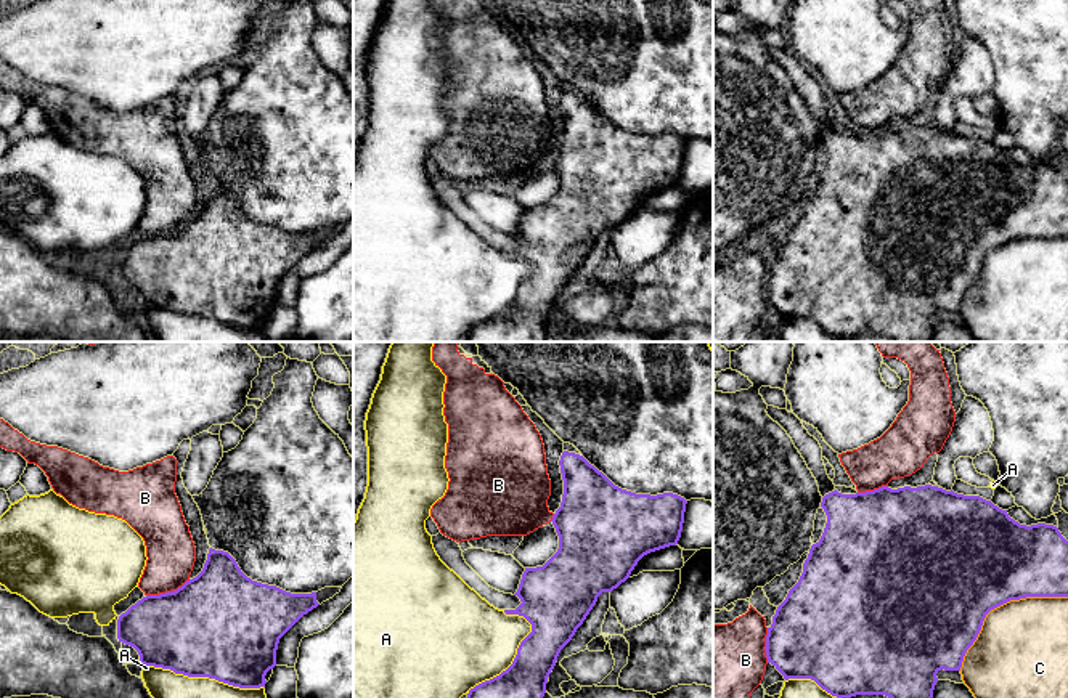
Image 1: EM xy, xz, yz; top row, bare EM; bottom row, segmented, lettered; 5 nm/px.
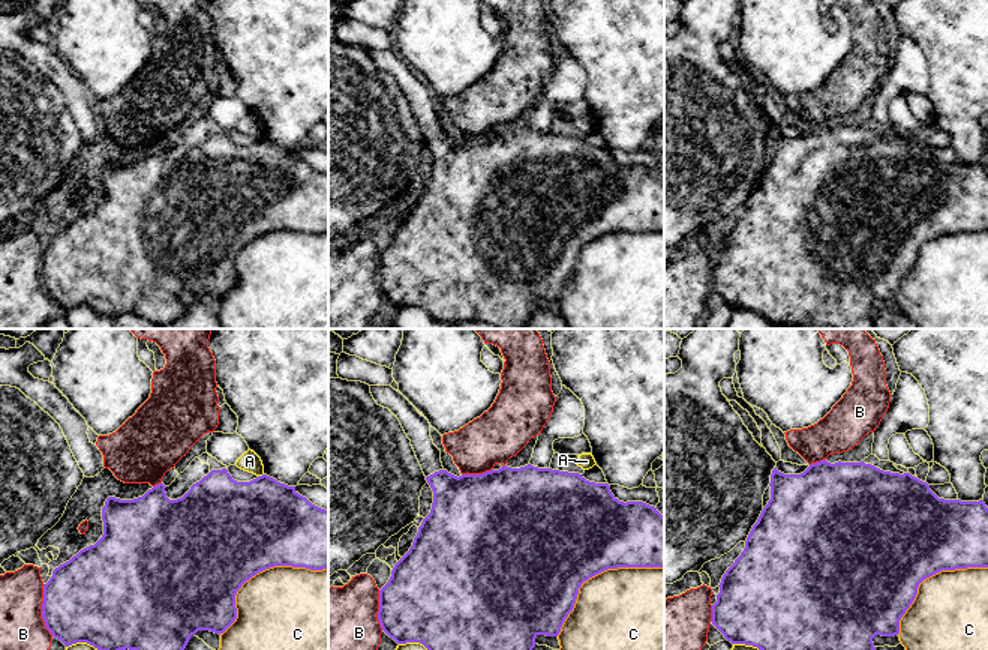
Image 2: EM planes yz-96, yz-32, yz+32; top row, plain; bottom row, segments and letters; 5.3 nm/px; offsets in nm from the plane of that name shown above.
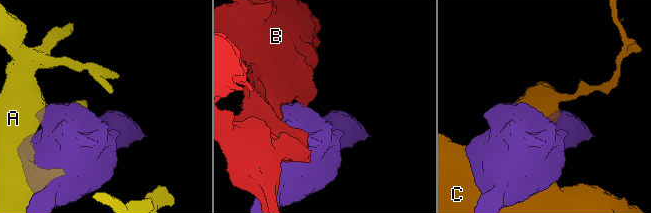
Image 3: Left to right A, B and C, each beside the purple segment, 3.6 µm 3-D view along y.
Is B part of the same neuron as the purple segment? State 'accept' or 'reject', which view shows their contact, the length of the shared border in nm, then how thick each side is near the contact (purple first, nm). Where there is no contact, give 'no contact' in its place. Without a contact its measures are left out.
reject; meets purple in xy; contact 240 nm long; 480 nm thick on the purple side, 240 nm on the other

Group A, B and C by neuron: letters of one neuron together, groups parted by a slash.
A / B / C

